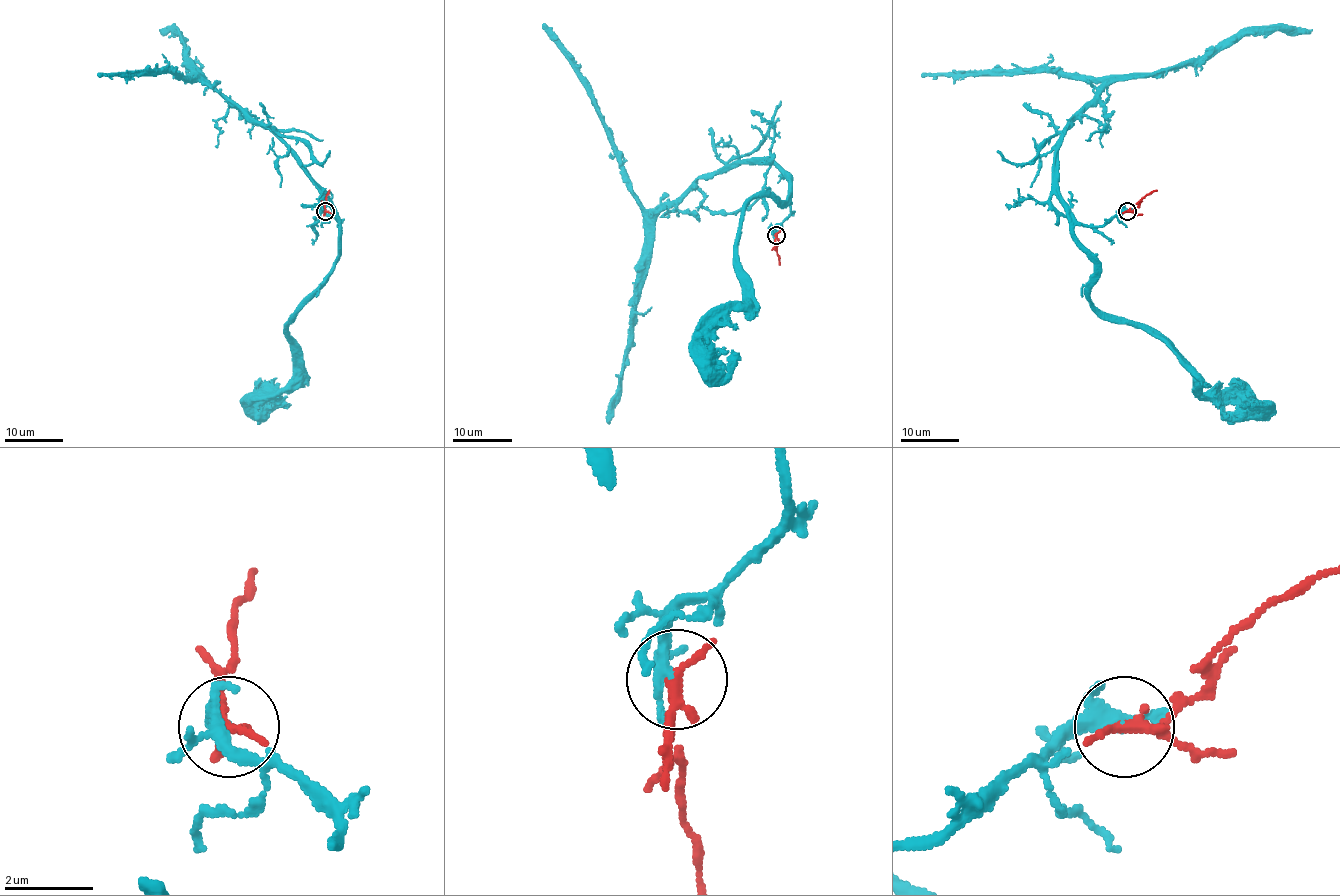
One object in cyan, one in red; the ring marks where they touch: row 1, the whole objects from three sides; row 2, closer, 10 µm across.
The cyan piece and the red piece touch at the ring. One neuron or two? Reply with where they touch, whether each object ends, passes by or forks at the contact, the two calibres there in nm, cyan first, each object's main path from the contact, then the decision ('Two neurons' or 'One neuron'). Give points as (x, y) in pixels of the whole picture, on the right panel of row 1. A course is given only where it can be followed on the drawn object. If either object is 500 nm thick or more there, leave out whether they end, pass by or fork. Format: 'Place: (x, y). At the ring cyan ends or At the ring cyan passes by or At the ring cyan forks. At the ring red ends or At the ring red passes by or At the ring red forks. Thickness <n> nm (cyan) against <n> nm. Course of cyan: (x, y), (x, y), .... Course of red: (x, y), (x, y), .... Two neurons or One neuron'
Place: (1127, 211). At the ring cyan forks. At the ring red passes by. Thickness 220 nm (cyan) against 240 nm. Course of cyan: (1128, 210), (1086, 226), (1064, 205), (1057, 183), (1061, 133), (1109, 83), (1203, 62), (1245, 35), (1312, 29). Course of red: (1128, 210), (1157, 190). One neuron

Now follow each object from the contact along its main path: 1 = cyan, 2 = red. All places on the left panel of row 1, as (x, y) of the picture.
1: (325, 210), (338, 226), (322, 189), (284, 144), (209, 83), (189, 62), (186, 46), (177, 35), (162, 29)
2: (325, 210), (329, 190)

